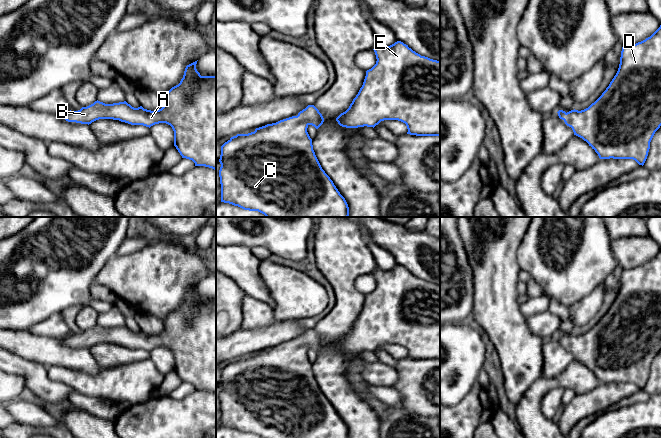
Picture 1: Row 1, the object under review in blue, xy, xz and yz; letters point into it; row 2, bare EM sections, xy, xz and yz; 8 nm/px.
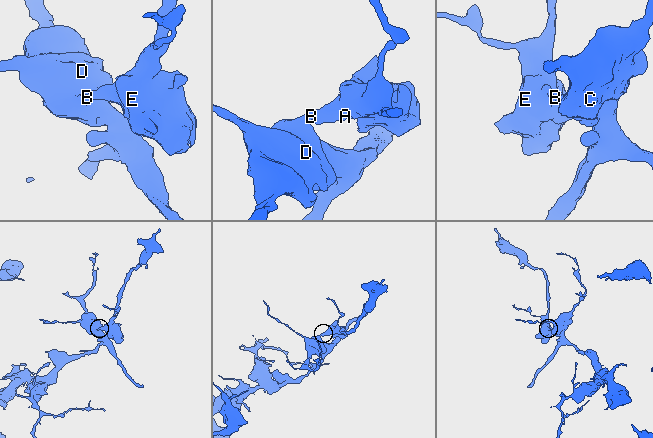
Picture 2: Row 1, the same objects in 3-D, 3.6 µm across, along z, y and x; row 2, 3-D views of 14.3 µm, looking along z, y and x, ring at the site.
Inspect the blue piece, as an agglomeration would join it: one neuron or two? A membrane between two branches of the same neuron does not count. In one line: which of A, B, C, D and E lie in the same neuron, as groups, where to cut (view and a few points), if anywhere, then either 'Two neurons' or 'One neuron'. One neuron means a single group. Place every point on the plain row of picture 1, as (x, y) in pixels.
Groups: A B C D E. No split. One neuron

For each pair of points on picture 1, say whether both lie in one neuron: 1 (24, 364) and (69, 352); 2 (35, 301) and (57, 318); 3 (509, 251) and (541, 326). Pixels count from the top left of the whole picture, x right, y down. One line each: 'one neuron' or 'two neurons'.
1: two neurons
2: two neurons
3: two neurons

